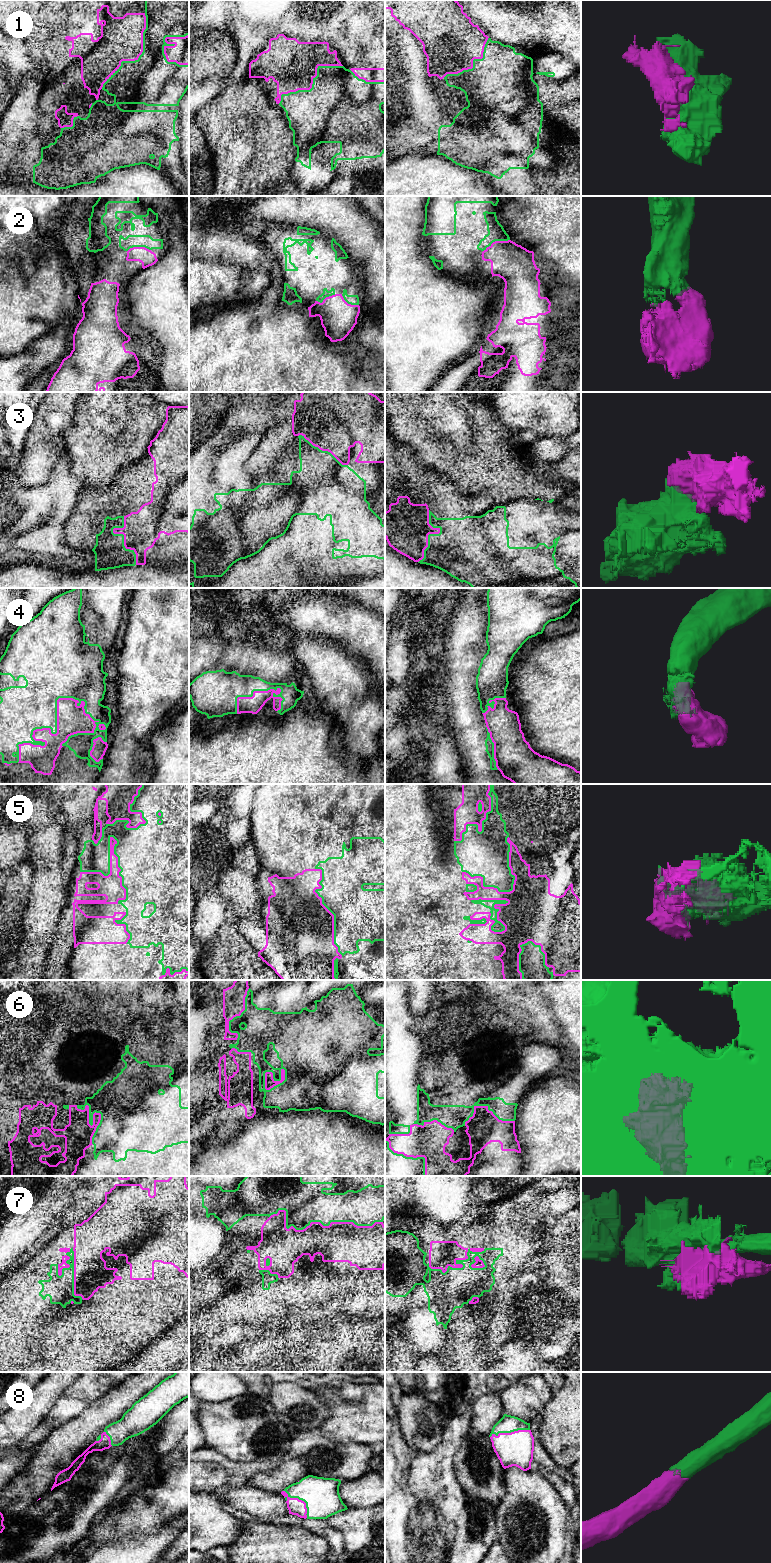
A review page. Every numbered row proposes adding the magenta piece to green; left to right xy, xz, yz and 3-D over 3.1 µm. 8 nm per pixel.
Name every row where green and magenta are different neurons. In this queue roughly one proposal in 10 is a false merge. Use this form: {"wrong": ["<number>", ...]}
{"wrong": ["6", "7"]}

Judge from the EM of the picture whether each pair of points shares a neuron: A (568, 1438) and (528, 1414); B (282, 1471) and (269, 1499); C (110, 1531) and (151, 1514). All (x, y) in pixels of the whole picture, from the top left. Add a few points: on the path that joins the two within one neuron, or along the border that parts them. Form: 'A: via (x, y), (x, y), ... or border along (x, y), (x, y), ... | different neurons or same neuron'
A: border along (544, 1406), (541, 1412) | different neurons
B: border along (249, 1486), (280, 1493) | different neurons
C: via (120, 1521), (123, 1518), (141, 1515) | same neuron

